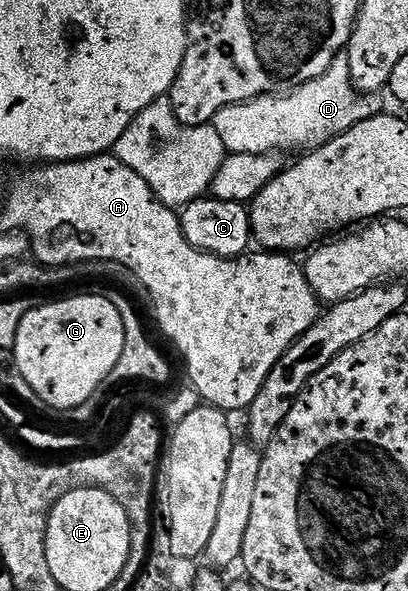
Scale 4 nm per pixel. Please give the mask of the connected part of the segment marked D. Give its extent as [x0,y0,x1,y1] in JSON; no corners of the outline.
[212,52,380,154]

